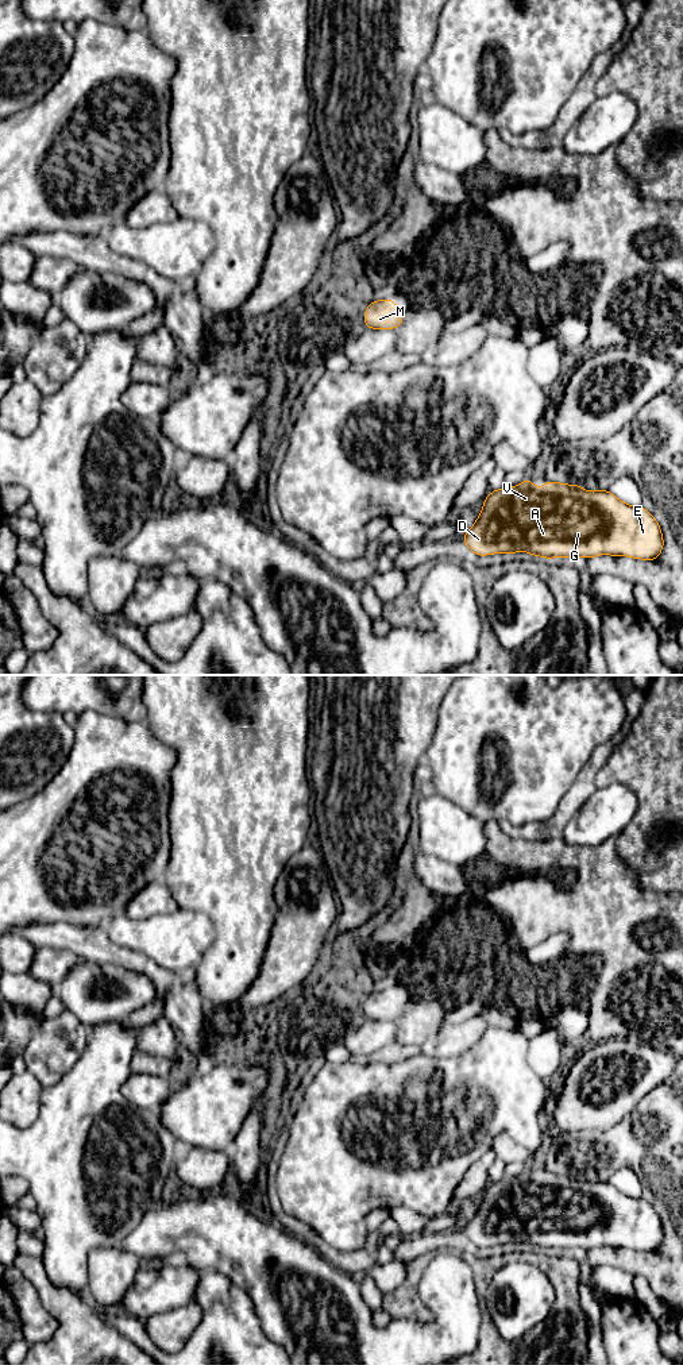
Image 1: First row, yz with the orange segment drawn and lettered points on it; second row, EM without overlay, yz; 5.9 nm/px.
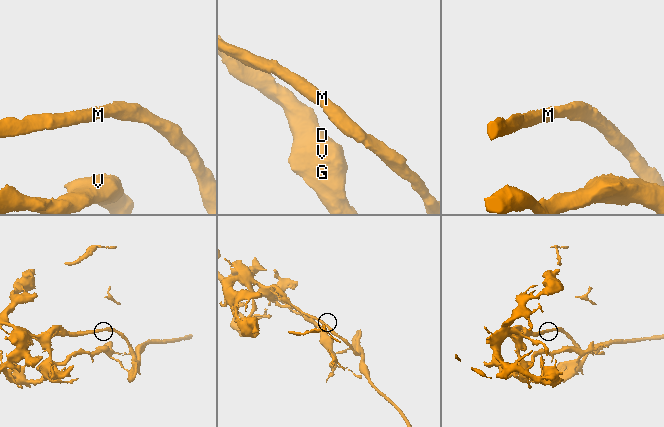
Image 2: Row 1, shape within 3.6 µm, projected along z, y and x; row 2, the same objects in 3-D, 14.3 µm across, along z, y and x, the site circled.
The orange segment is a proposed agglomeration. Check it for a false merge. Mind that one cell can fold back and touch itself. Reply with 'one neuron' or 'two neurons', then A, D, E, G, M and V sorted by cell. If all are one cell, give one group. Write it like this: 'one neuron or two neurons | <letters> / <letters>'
one neuron | A D E G M V

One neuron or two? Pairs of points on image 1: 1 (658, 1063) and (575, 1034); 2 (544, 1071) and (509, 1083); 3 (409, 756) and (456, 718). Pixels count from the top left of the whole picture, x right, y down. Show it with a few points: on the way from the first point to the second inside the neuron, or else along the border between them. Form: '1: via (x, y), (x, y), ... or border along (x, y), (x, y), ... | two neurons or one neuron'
1: border along (581, 1042), (590, 1044) | two neurons
2: border along (528, 1042), (528, 1060), (532, 1069), (545, 1083) | two neurons
3: border along (440, 706), (438, 725), (423, 759) | two neurons

